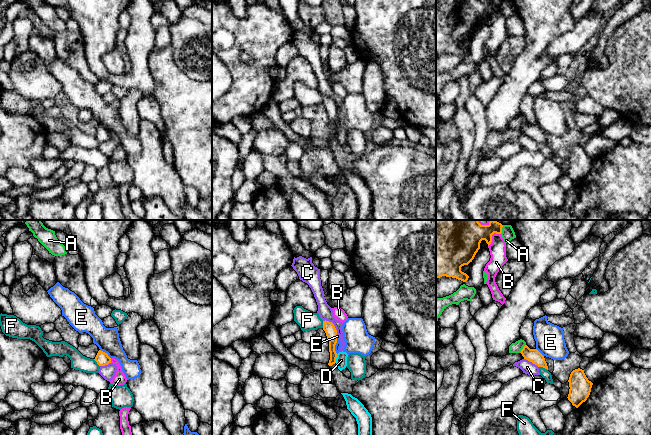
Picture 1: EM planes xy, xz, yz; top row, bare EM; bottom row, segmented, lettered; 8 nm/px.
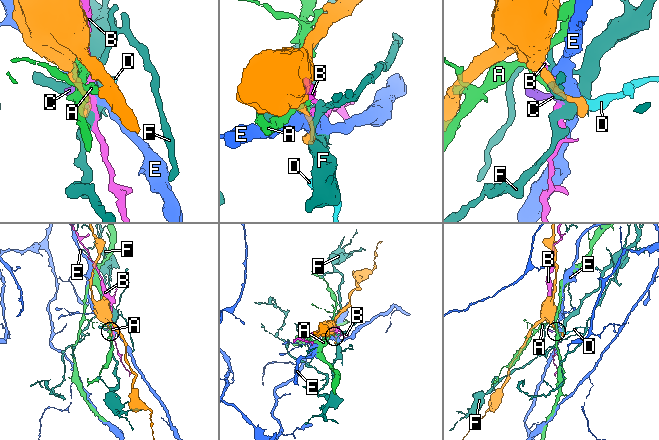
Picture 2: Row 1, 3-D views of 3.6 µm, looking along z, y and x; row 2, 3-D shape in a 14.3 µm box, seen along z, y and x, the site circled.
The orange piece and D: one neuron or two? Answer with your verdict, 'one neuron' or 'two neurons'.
two neurons

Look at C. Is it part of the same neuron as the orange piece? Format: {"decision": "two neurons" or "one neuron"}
{"decision": "two neurons"}

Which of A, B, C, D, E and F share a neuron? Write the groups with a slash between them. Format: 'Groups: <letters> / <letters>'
Groups: A / B / C D / E / F

